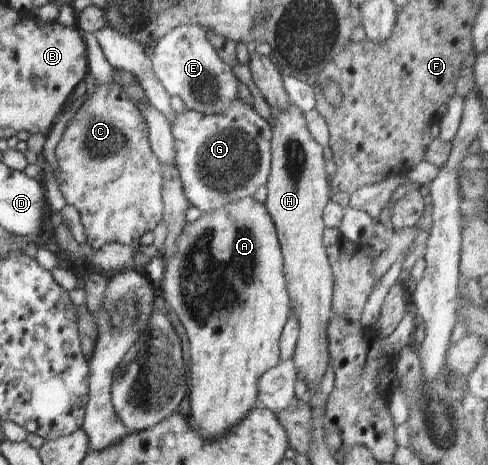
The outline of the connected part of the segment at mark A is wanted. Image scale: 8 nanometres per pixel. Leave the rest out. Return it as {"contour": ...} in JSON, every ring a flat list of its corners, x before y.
{"contour":[[252,197,242,198,187,223,176,240,176,251,165,264,159,294,178,315,190,341,188,396,192,418,203,438,222,437,256,406,258,380,279,364,279,341,292,314,278,234,264,204]]}

